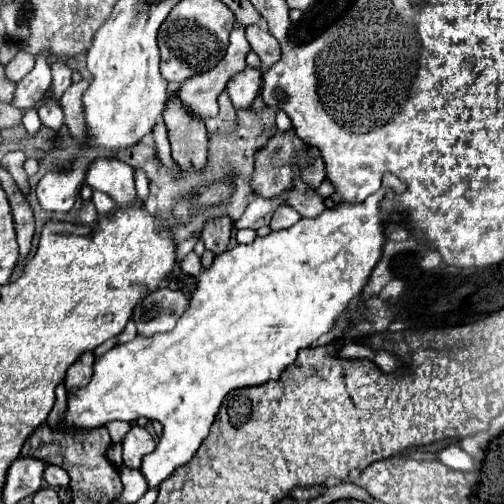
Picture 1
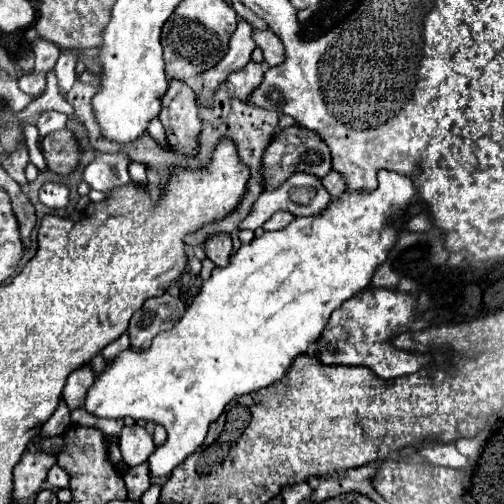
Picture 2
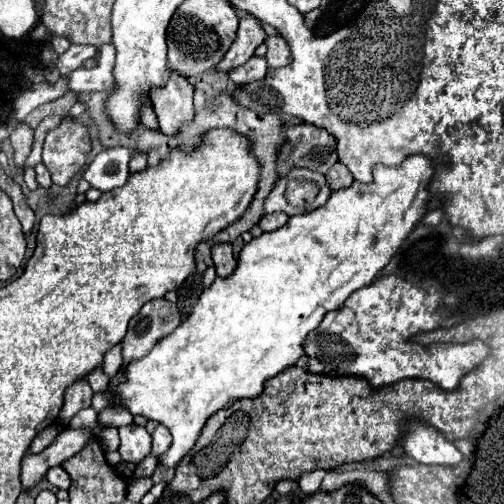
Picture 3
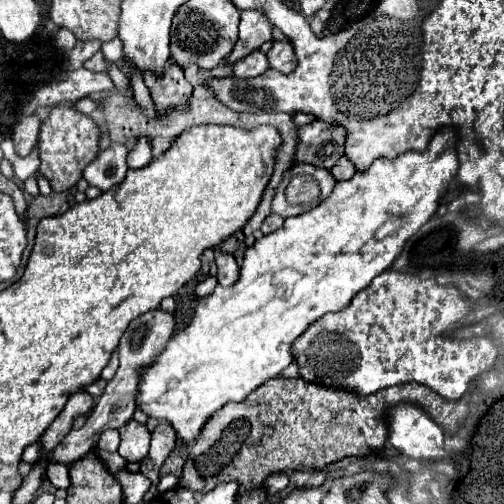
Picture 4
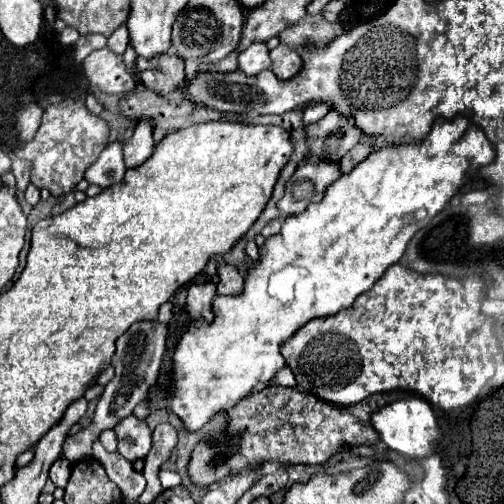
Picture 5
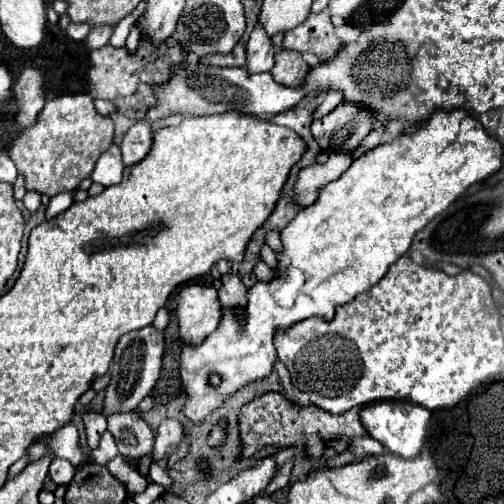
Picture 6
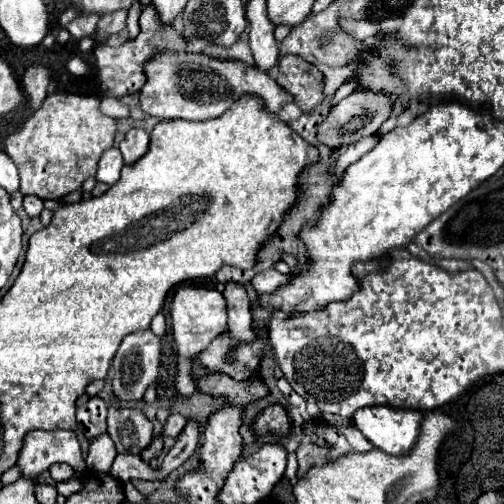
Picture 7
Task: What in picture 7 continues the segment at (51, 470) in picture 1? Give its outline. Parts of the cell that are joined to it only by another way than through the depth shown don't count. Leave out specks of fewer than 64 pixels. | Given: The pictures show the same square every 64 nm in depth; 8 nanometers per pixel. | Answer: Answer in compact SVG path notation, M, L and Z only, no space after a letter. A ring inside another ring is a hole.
M52 464L50 476L54 482L64 482L64 480L70 480L74 476L74 470L68 464Z

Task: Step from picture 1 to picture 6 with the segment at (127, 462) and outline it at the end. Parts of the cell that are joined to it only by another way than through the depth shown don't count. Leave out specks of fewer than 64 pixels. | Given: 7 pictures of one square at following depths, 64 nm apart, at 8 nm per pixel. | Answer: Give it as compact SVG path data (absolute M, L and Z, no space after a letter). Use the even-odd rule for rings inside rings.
M136 412L108 416L108 430L112 432L122 456L138 460L154 448L154 434Z

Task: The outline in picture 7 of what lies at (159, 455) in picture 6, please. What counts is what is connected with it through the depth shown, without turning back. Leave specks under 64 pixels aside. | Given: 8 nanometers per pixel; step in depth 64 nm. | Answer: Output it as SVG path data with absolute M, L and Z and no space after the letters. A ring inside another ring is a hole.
M172 414L172 416L170 416L168 420L166 420L164 428L162 428L162 436L170 436L170 438L178 438L184 426L186 426L186 420L184 420L184 418L180 416L180 414Z

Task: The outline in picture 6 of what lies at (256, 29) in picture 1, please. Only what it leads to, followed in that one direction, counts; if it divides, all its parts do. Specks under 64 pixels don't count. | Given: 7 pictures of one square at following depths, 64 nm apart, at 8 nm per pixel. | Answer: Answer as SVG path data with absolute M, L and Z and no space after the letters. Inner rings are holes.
M278 50L274 56L276 64L272 68L272 76L276 82L284 84L284 86L300 86L304 82L304 76L310 70L310 64L302 58L300 52L292 52L292 50Z

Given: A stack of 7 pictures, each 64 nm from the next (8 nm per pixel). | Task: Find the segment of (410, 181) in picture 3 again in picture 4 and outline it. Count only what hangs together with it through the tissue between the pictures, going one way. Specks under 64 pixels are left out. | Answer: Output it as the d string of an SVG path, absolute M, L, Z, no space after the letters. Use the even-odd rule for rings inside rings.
M444 128L442 132L434 134L432 142L428 144L428 148L426 148L424 152L404 152L404 154L400 154L396 160L374 160L372 166L370 166L366 172L362 172L362 174L356 172L352 180L348 180L348 182L338 182L338 184L334 186L332 194L330 194L326 200L322 200L316 208L312 208L312 210L308 210L308 212L304 212L304 214L300 214L300 216L286 218L286 222L284 222L284 226L282 226L280 230L258 238L250 248L244 250L244 262L242 262L242 268L240 268L238 282L232 284L232 286L228 286L228 288L220 288L220 284L218 284L218 288L216 288L212 294L200 298L200 300L198 300L198 306L196 306L196 314L194 314L194 318L190 320L190 324L188 324L182 332L176 332L176 334L168 340L168 344L166 344L164 350L156 356L156 360L152 362L152 366L146 366L146 368L142 370L140 380L138 380L136 408L140 408L140 410L142 410L144 414L148 414L148 416L166 420L166 422L174 428L174 432L176 432L176 436L178 436L178 440L180 440L182 444L192 444L192 442L198 438L198 434L200 434L202 426L206 424L206 420L208 420L216 410L220 410L226 402L230 402L230 400L238 400L238 402L240 402L240 400L244 400L250 392L254 392L260 384L264 384L264 382L270 380L270 378L276 378L288 364L292 364L292 360L294 360L294 356L292 356L292 344L296 342L296 338L298 338L310 324L314 324L316 320L320 320L324 314L328 314L328 312L338 312L340 308L346 308L346 306L350 304L350 300L352 300L354 294L358 294L360 290L364 290L364 288L372 282L372 278L376 278L378 274L382 274L384 270L390 268L390 264L392 264L392 262L396 260L396 256L402 252L406 240L408 240L422 224L426 224L426 222L434 216L434 212L438 210L438 200L440 200L440 196L448 190L448 184L450 184L450 182L454 180L454 176L456 176L458 158L456 158L456 146L454 146L454 144L456 144L456 132L454 132L452 128Z

